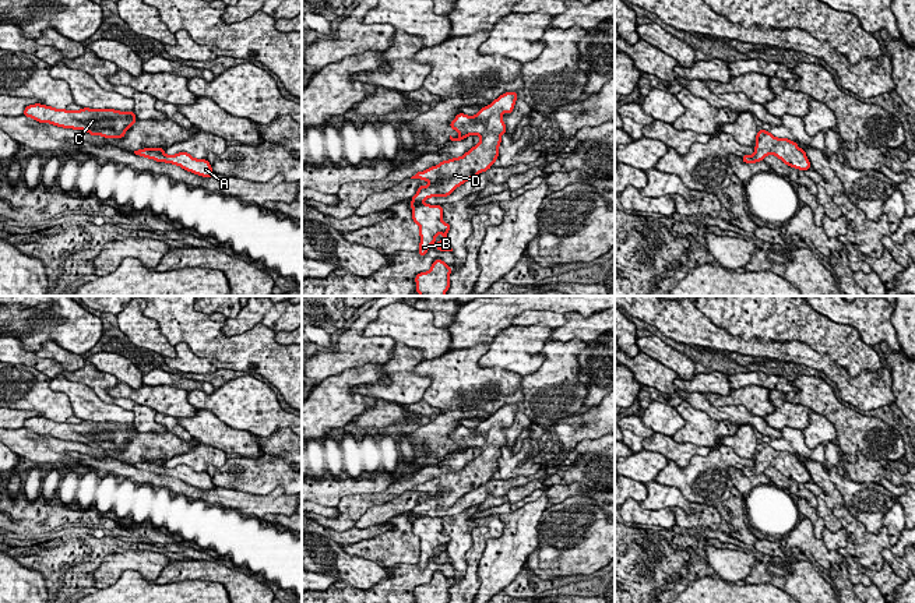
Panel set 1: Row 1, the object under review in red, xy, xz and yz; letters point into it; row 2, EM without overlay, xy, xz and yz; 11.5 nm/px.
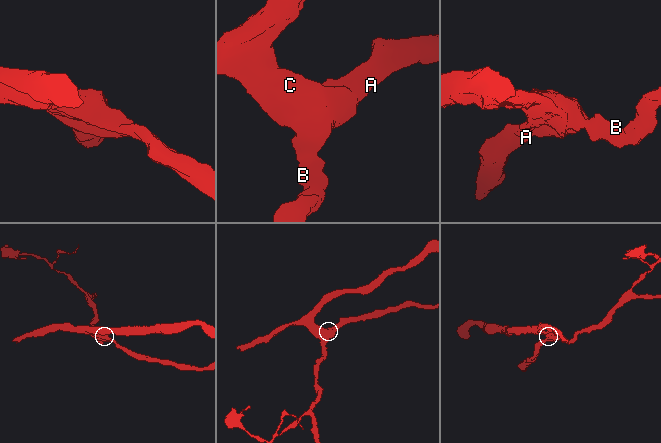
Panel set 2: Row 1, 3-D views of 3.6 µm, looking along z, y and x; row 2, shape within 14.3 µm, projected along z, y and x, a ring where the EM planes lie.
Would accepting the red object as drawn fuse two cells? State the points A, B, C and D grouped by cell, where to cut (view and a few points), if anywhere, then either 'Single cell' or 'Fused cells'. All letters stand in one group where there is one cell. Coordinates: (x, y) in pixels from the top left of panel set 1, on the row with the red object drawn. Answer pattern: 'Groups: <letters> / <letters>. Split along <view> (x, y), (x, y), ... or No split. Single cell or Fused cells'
Groups: A B C D. No split. Single cell

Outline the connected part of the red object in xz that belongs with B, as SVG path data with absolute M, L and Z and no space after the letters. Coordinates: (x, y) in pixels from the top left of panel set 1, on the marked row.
M506 92L490 105L482 107L475 116L458 113L450 123L450 128L461 135L451 141L461 141L468 135L479 135L481 142L468 149L460 158L443 161L423 172L415 173L411 179L426 180L429 186L419 186L418 193L411 198L412 219L419 225L419 255L425 257L436 236L443 233L443 239L436 244L439 251L453 251L447 243L447 233L451 226L441 221L443 205L423 204L430 197L448 197L465 181L486 172L497 161L502 135L507 131L502 116L510 114L514 109L518 92Z

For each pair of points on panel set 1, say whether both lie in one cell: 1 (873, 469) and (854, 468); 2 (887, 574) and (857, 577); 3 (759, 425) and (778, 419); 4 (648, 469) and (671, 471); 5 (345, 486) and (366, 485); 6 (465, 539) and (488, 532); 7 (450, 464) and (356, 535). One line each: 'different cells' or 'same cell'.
1: same cell
2: different cells
3: different cells
4: different cells
5: same cell
6: different cells
7: different cells

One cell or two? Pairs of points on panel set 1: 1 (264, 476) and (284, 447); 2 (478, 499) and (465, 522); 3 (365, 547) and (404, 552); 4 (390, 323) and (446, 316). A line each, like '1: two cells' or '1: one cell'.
1: two cells
2: two cells
3: one cell
4: two cells

